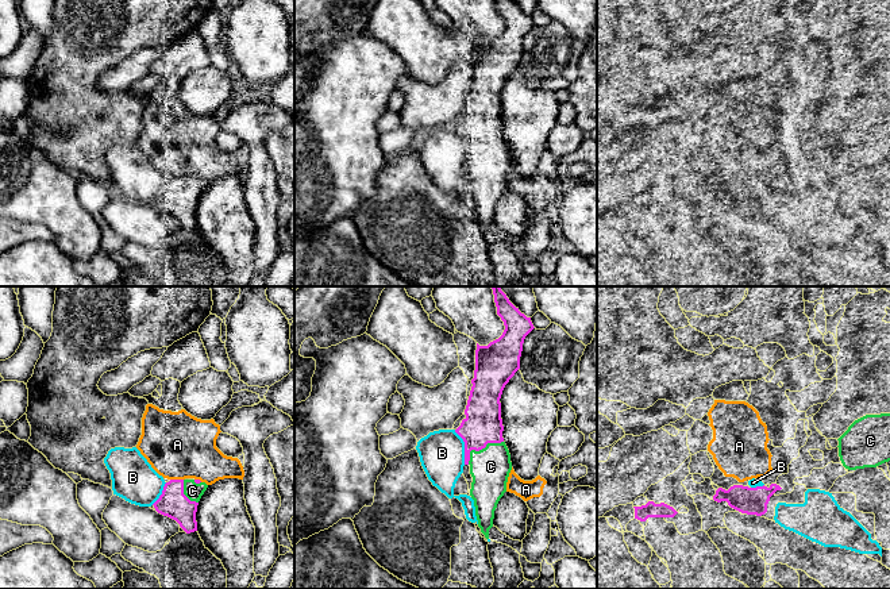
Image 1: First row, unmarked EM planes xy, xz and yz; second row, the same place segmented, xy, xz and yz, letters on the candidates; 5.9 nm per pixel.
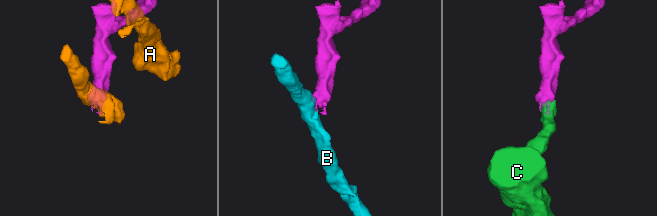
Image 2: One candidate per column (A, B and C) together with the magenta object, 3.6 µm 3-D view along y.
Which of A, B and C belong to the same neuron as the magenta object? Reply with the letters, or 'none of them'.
C

